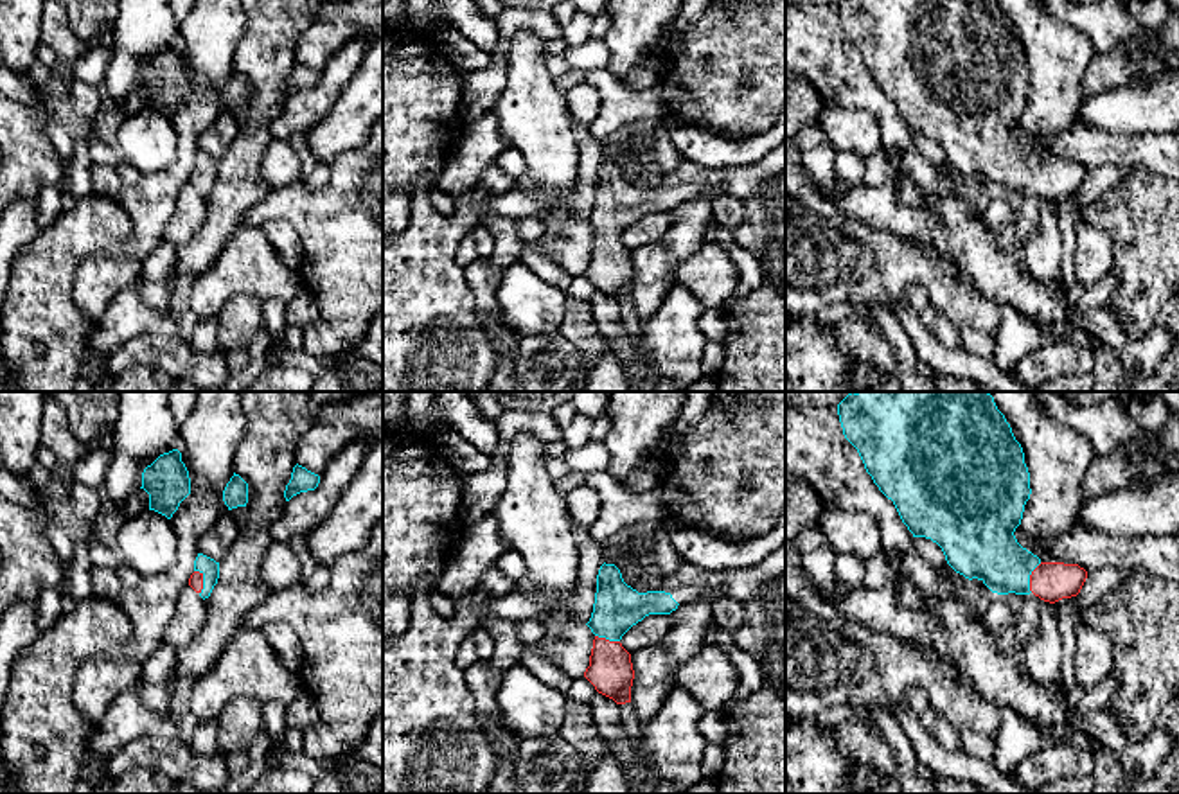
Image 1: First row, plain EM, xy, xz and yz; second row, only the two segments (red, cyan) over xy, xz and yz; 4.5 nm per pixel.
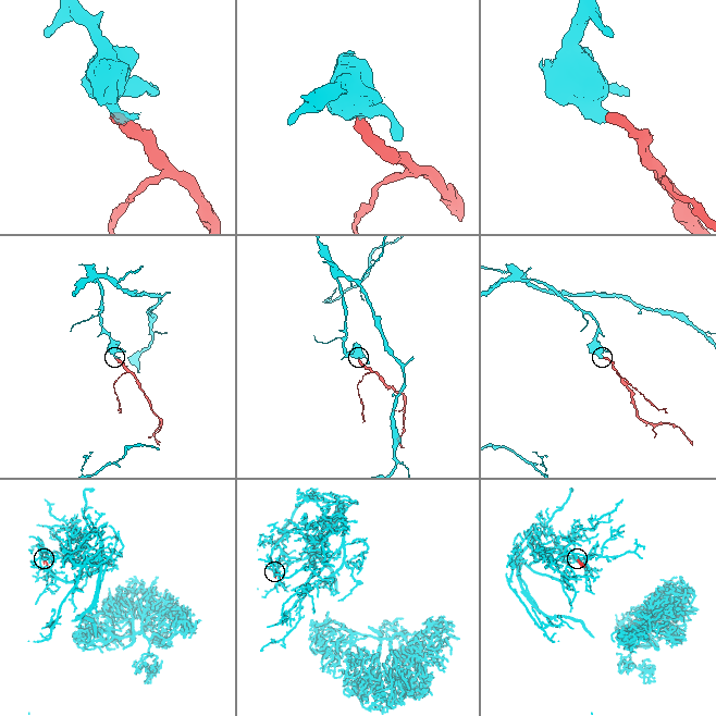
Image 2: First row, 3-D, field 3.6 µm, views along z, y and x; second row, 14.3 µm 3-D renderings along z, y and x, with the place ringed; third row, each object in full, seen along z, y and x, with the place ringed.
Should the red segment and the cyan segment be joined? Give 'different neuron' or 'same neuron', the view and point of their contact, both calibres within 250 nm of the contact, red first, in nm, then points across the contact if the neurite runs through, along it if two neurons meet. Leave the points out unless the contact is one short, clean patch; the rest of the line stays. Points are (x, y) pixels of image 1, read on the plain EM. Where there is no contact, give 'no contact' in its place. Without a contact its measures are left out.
same neuron; meets red in yz at (1030, 175); 180 nm thick on the red side, 300 nm on the other; runs through yz (1050, 178), (1030, 175), (1007, 166), (983, 144)

